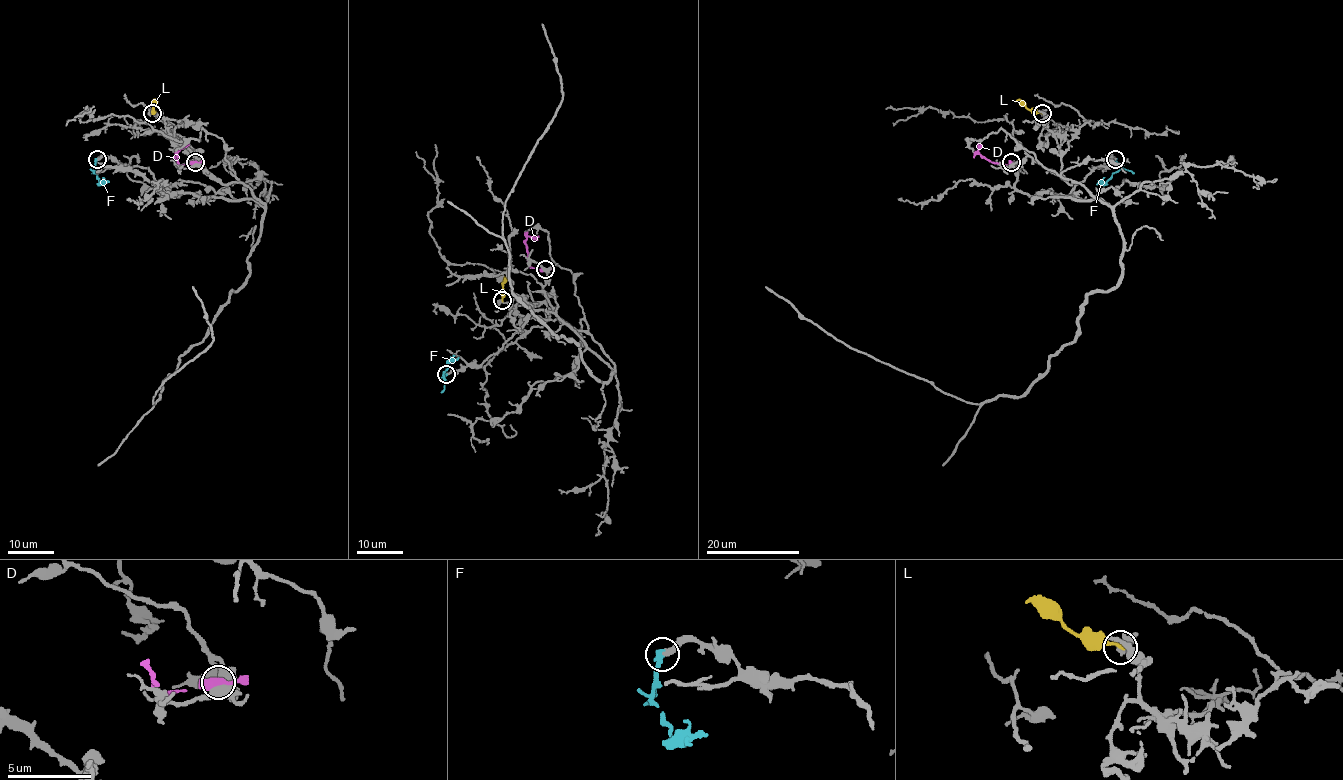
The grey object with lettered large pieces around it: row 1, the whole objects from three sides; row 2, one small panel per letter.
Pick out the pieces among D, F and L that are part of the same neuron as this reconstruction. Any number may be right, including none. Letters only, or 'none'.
F

